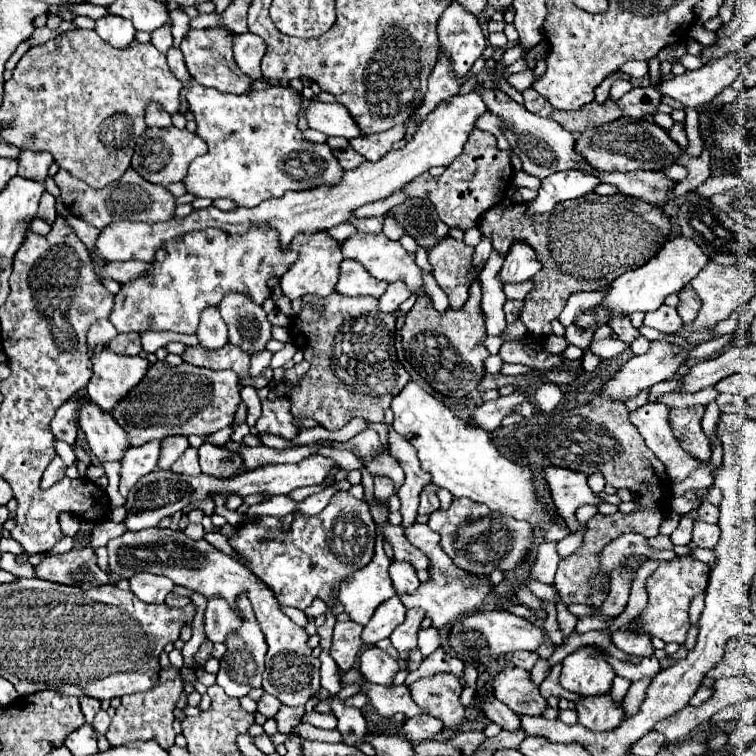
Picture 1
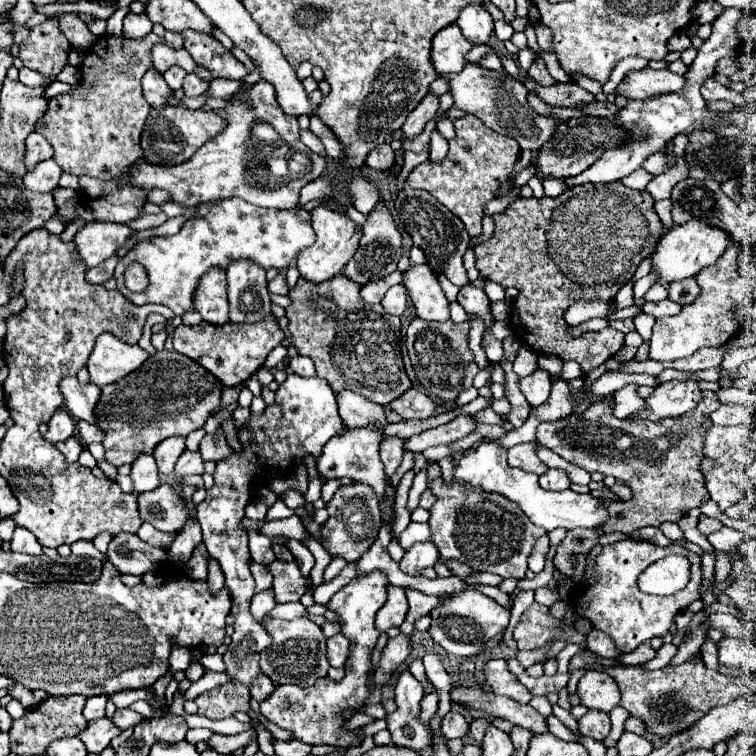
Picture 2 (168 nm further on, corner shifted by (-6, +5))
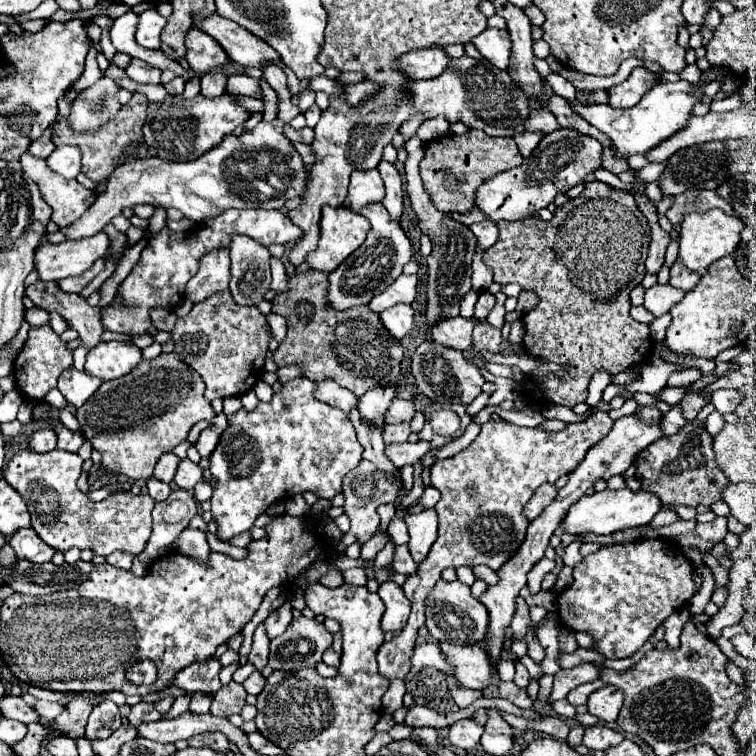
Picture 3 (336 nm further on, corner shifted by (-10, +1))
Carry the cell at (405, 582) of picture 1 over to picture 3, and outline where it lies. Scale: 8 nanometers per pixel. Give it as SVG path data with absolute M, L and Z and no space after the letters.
M424 509L424 511L414 513L414 515L408 513L404 517L404 521L406 521L406 527L408 527L408 535L410 535L408 547L410 547L412 559L416 563L420 563L420 561L426 559L432 543L436 541L436 531L438 531L436 511Z

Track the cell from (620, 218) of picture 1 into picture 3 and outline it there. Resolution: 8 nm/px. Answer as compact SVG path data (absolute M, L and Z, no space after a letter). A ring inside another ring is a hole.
M588 181L582 195L576 199L568 199L554 211L550 221L542 221L540 217L528 217L522 221L500 221L498 223L500 237L498 241L484 253L484 263L494 271L494 281L500 285L518 283L524 291L532 291L538 295L538 305L530 313L522 317L526 335L524 349L534 357L542 357L546 361L568 367L562 379L556 377L534 377L542 389L548 391L548 401L560 403L566 407L574 407L586 401L588 383L592 375L600 369L610 371L612 375L628 369L630 365L644 363L652 355L652 339L648 325L642 325L630 317L630 291L642 283L646 269L646 253L650 245L650 225L644 213L640 213L634 197L626 191L614 189L602 181ZM570 269L638 269L638 273L630 273L630 281L618 289L618 293L610 293L610 297L594 297L594 293L586 293L586 289L578 289L574 281L570 281Z

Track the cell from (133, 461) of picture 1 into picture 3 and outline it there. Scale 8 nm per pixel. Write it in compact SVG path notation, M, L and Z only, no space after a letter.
M150 477L146 481L146 487L148 487L148 493L150 497L154 497L154 501L164 501L168 495L170 495L170 485L164 483L164 481L158 481L156 477Z

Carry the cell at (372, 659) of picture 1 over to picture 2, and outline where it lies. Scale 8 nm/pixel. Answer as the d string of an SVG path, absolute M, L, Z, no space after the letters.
M402 671L398 675L394 693L398 709L386 717L388 729L392 733L392 743L414 751L430 747L430 729L420 721L420 701L424 697L422 685L412 677L410 671Z

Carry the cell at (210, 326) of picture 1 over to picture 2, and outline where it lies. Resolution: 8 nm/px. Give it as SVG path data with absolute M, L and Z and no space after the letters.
M210 269L208 273L202 275L202 281L194 291L194 309L208 323L224 325L226 321L230 321L224 269Z

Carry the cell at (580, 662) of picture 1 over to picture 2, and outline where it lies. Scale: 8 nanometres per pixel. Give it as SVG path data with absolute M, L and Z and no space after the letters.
M586 671L586 675L578 683L576 693L584 707L606 713L612 711L620 701L620 691L616 681L600 671Z

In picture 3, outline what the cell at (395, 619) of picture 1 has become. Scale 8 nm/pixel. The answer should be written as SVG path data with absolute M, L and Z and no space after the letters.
M386 581L380 585L378 595L386 605L386 611L382 617L382 629L392 633L402 631L410 615L410 601L406 599L402 587L396 585L394 581Z

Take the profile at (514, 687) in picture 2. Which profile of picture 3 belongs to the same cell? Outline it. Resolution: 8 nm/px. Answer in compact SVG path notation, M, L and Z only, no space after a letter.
M440 643L440 647L442 647L442 653L448 657L448 661L452 661L452 665L456 667L454 677L466 687L484 691L490 685L502 683L496 665L490 661L488 653L478 645L454 647L454 645Z

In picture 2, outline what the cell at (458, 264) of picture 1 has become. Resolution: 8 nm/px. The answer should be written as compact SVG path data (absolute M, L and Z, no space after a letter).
M464 285L458 293L458 303L472 315L478 315L484 319L485 329L490 330L492 328L492 315L488 311L488 305L490 305L490 299L486 297L484 289L476 289L472 285Z

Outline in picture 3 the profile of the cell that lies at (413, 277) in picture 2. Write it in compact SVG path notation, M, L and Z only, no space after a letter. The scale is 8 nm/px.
M446 317L446 321L436 321L430 325L428 335L452 349L466 351L472 347L472 329L476 319L464 319L464 317Z

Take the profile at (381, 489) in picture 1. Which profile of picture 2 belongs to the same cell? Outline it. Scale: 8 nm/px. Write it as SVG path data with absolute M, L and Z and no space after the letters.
M386 437L380 441L380 459L384 463L386 475L394 475L394 471L398 469L404 449L402 449L404 441L400 437Z

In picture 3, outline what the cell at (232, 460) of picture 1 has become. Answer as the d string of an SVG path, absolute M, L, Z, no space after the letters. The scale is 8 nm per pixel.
M220 413L220 415L216 415L212 419L212 425L200 433L198 443L196 443L196 449L202 455L202 459L208 459L210 453L218 447L218 441L220 441L226 425L228 425L228 419L224 417L224 413Z

